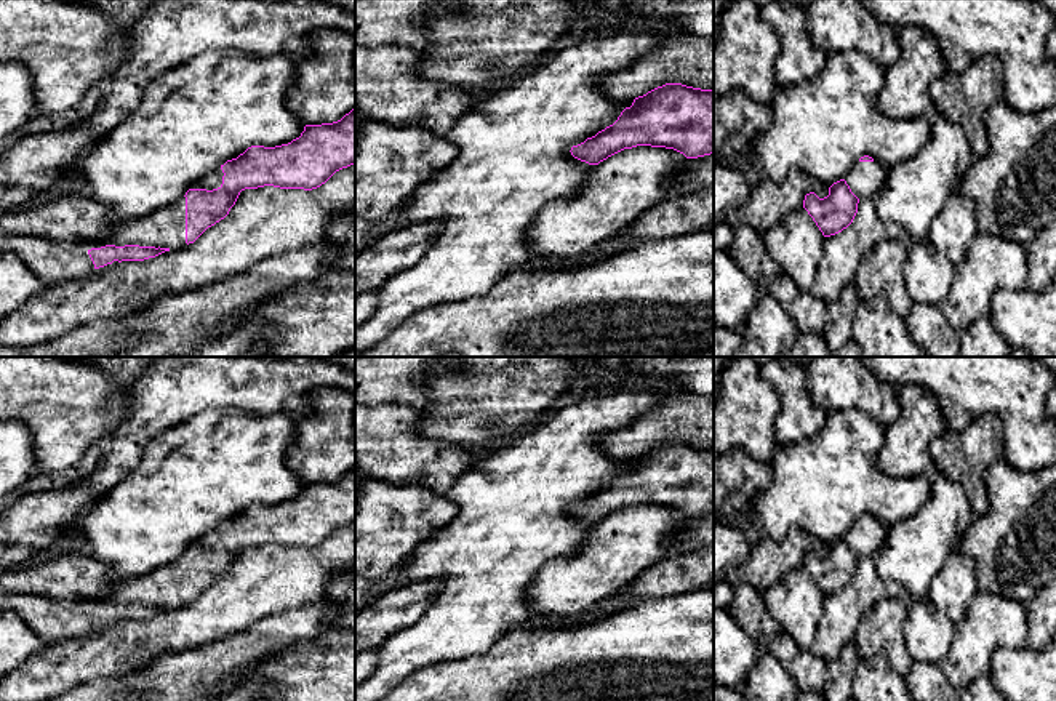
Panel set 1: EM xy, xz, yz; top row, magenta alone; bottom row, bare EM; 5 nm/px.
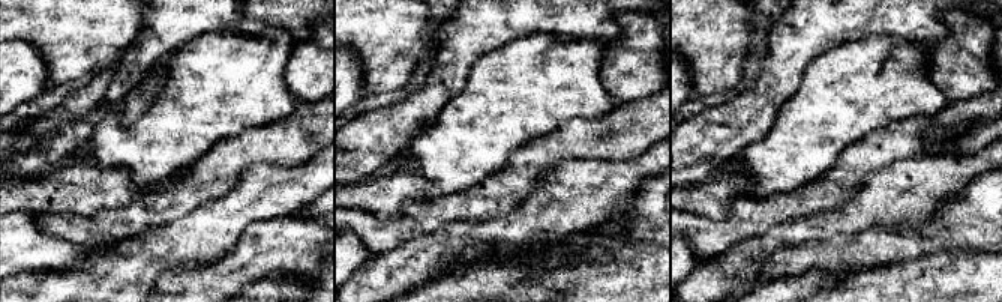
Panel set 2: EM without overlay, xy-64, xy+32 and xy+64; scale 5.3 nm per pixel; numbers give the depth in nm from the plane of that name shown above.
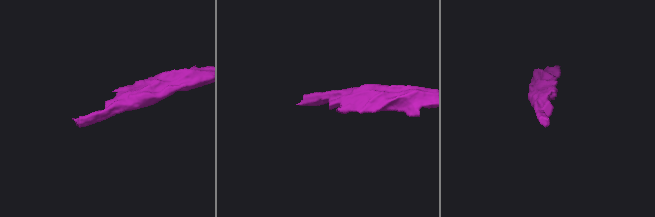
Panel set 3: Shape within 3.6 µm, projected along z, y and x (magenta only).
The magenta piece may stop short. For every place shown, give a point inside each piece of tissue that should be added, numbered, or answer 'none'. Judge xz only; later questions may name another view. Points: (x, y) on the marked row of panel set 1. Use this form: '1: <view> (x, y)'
none

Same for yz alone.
1: yz (866, 180)

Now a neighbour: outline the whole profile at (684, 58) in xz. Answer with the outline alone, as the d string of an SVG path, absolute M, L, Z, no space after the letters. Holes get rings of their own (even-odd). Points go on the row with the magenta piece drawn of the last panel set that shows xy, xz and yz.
M675 32L634 66L600 78L602 90L614 99L635 99L666 83L712 90L714 37Z

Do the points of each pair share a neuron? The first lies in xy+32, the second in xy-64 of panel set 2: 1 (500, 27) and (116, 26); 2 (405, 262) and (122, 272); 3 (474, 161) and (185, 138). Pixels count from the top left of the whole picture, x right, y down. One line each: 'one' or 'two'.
1: two
2: one
3: one

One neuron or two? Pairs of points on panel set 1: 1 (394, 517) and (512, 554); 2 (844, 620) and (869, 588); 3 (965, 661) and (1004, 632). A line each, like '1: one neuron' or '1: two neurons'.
1: two neurons
2: one neuron
3: one neuron

